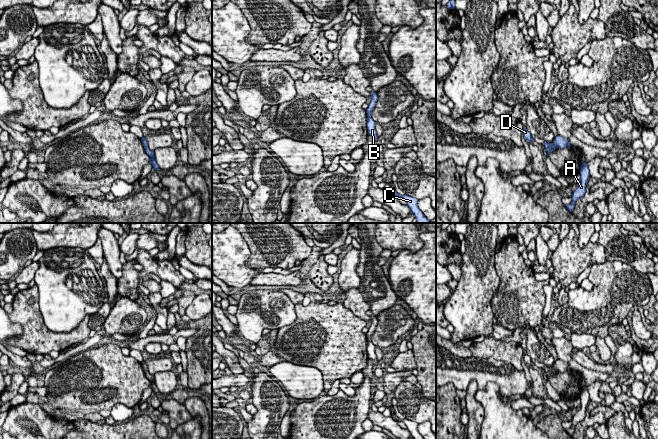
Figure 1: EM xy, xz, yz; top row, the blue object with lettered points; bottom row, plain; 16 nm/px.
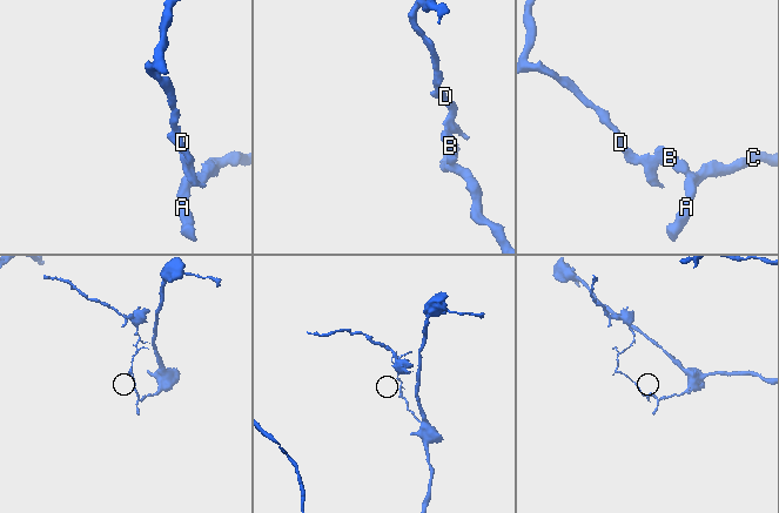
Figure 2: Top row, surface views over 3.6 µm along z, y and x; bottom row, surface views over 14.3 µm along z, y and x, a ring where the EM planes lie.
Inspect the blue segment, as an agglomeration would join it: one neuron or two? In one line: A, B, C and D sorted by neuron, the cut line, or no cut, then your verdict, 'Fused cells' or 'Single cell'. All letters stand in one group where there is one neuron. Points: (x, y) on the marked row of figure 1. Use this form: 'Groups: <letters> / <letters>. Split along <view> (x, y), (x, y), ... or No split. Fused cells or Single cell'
Groups: A B C / D. Split along yz (553, 142), (556, 147). Fused cells

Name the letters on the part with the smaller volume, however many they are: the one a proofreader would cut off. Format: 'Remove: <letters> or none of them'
Remove: D

